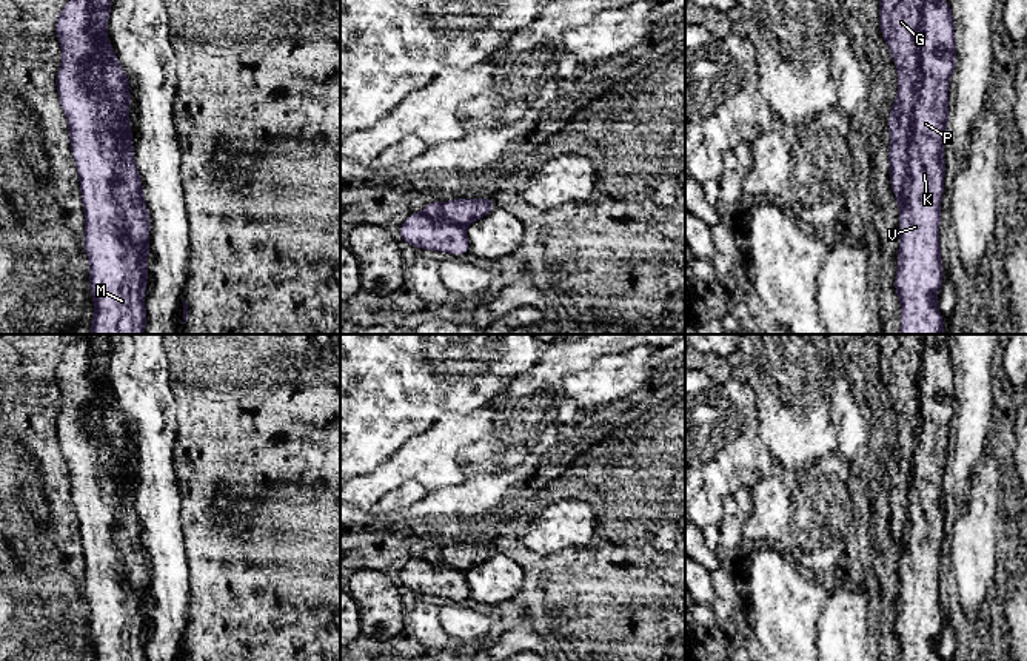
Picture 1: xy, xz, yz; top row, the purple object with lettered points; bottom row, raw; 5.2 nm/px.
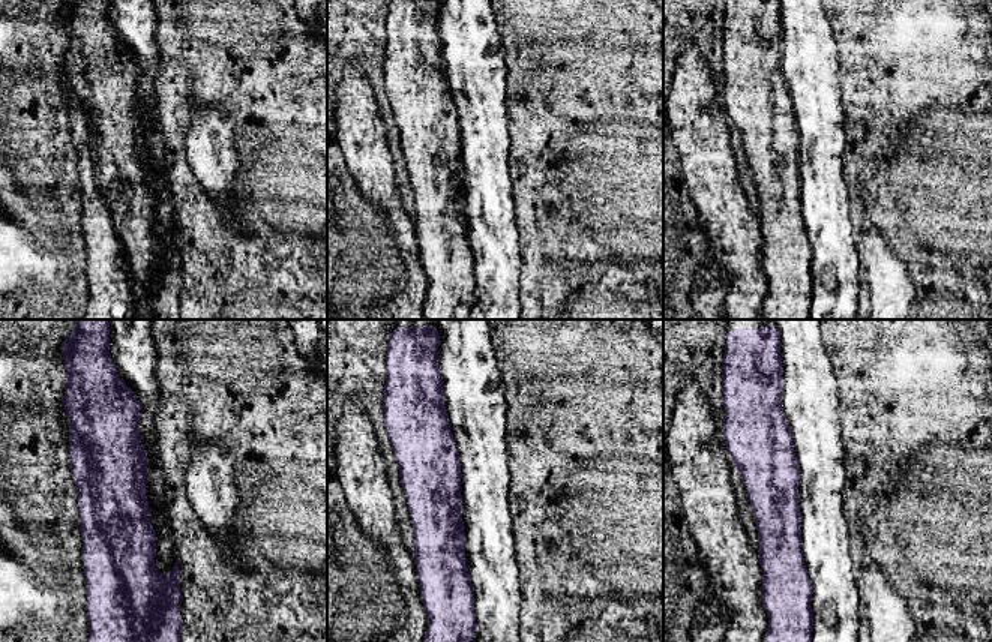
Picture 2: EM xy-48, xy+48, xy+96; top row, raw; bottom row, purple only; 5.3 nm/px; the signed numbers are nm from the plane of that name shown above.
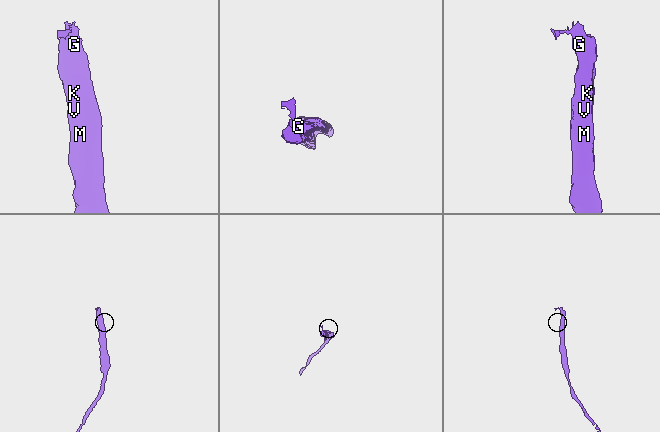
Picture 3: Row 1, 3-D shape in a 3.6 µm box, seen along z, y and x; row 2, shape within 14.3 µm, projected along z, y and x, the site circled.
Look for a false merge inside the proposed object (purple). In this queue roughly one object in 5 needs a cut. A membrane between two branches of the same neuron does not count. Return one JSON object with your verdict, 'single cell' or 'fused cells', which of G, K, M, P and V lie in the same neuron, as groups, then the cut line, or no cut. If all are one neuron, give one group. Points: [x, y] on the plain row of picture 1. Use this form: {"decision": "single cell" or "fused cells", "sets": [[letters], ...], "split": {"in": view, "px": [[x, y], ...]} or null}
{"decision": "fused cells", "sets": [["G"], ["K", "M", "P", "V"]], "split": {"in": "xy", "px": [[86, 341], [147, 627]]}}

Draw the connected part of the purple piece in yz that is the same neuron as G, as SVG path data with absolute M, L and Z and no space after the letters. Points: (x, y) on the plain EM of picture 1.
M879 334L879 374L898 414L898 441L888 462L888 508L899 556L907 544L913 448L921 430L921 342L919 334Z

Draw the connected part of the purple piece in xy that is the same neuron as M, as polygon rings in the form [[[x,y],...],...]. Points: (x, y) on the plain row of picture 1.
[[[72,342],[62,353],[55,368],[55,382],[62,391],[62,411],[55,430],[62,455],[68,465],[71,496],[77,510],[82,549],[85,555],[83,592],[89,609],[89,635],[94,644],[94,661],[146,661],[146,624],[137,592],[128,584],[126,572],[114,545],[114,528],[119,502],[125,485],[120,479],[123,461],[86,424],[85,410],[99,399],[100,381],[92,374],[92,347],[80,348]]]

